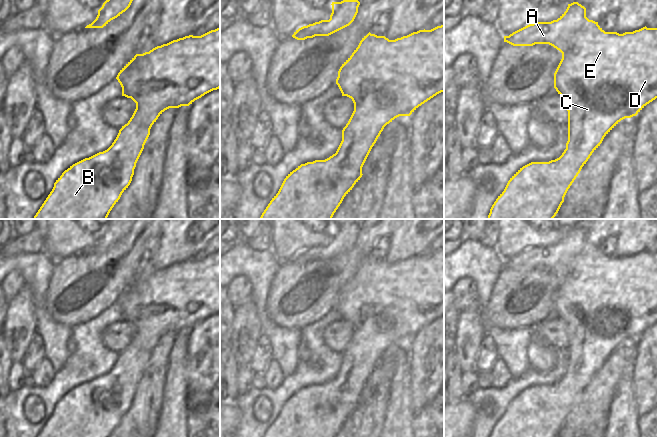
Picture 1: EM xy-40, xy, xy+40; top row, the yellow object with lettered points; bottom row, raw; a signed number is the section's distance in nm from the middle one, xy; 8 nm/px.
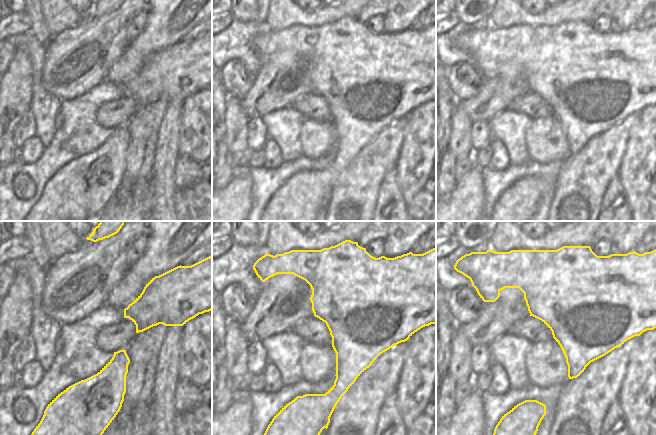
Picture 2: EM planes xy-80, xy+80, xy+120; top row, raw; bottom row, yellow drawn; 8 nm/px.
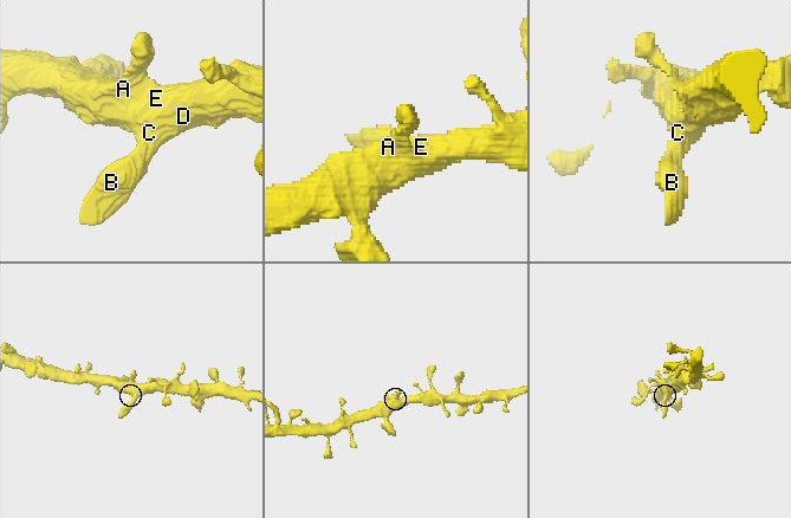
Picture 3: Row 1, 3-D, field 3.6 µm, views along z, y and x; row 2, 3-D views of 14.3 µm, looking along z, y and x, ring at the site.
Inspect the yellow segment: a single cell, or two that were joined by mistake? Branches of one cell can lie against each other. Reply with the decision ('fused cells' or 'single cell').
single cell

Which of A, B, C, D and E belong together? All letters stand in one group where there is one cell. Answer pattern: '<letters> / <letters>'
A B C D E

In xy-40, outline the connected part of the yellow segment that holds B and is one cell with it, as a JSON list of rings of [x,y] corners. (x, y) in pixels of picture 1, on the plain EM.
[[[220,251],[211,254],[201,260],[185,260],[183,262],[179,262],[177,264],[173,264],[167,268],[163,268],[161,270],[157,270],[150,274],[149,276],[145,276],[143,278],[136,278],[118,297],[116,303],[120,307],[122,311],[122,320],[127,322],[131,322],[136,327],[136,333],[128,345],[127,348],[122,350],[119,354],[119,357],[112,367],[112,369],[105,375],[99,376],[89,382],[85,382],[72,390],[70,390],[67,394],[65,394],[62,399],[56,404],[54,407],[54,411],[40,433],[37,437],[110,437],[114,429],[120,423],[122,417],[128,412],[132,405],[132,401],[134,399],[134,393],[136,391],[136,387],[144,373],[144,369],[150,359],[150,353],[152,349],[156,346],[158,341],[169,332],[179,332],[181,330],[189,330],[195,324],[201,322],[205,318],[217,314],[220,312]]]

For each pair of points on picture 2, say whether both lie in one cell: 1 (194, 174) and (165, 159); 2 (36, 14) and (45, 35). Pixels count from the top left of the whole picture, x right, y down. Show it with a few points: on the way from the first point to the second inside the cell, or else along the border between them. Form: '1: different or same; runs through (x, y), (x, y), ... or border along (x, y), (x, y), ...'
1: different; border along (179, 155), (174, 171), (176, 189)
2: same; runs through (37, 19), (40, 30)

